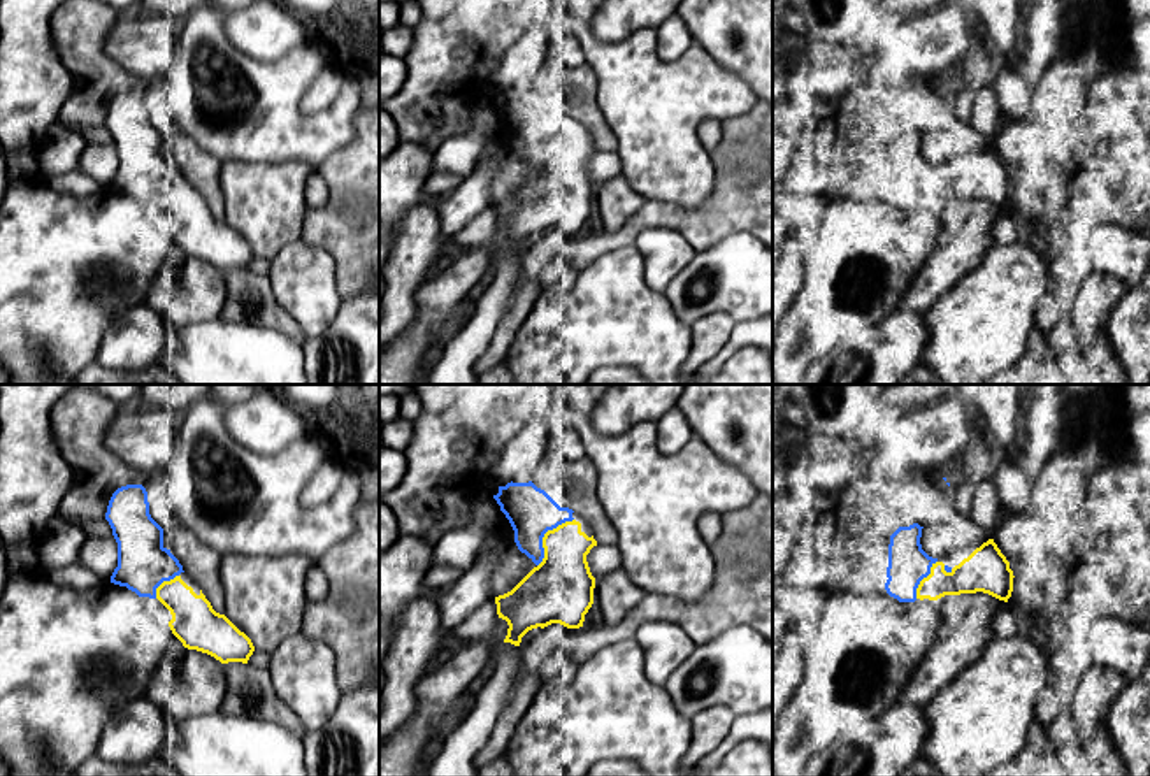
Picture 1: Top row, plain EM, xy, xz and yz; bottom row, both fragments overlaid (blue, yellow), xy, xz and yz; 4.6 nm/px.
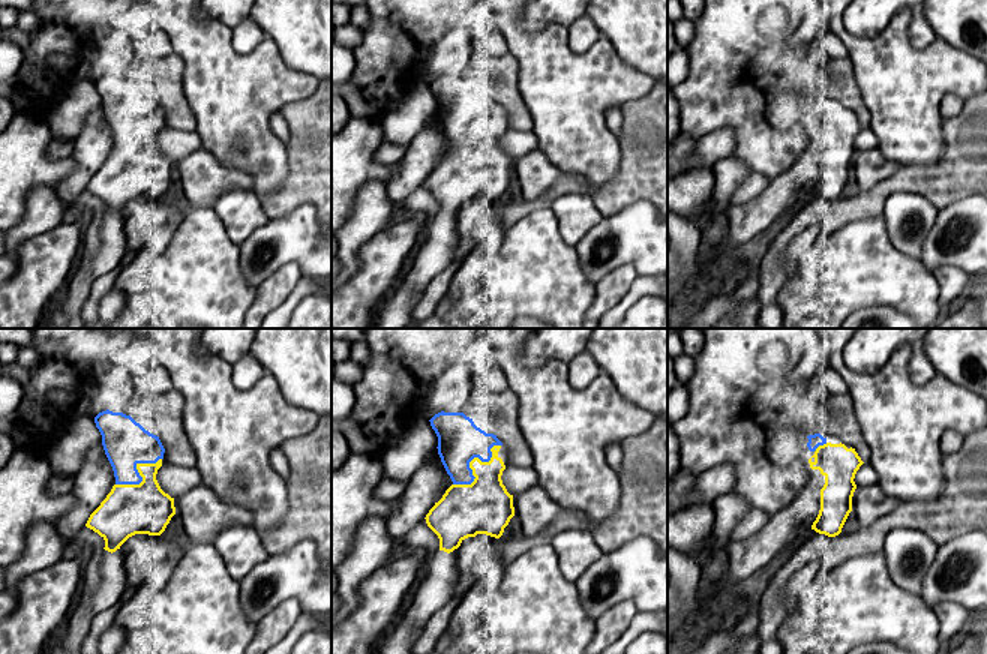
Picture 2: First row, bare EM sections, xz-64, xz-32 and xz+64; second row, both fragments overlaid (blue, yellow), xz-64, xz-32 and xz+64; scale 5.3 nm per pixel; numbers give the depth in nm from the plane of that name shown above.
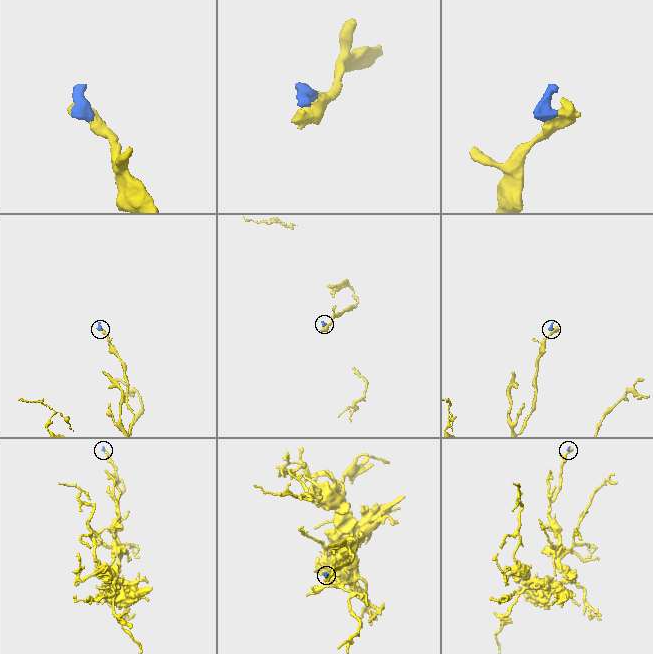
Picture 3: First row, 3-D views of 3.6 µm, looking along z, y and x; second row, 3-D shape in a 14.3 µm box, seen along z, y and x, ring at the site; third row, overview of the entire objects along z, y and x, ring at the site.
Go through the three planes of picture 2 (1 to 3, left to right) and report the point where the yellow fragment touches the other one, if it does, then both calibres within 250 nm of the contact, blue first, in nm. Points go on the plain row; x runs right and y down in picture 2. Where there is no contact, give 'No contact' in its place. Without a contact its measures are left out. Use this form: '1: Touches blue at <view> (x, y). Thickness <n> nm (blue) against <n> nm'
1: Touches blue at xz-64 (138, 138). Thickness 240 nm (blue) against 280 nm
2: Touches blue at xz-32 (470, 125). Thickness 240 nm (blue) against 280 nm
3: Touches blue at xz+64 (821, 108). Thickness 70 nm (blue) against 200 nm

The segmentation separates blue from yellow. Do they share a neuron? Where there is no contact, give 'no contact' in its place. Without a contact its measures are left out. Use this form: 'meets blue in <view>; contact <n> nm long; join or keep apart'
meets blue in xz; contact 280 nm long; join

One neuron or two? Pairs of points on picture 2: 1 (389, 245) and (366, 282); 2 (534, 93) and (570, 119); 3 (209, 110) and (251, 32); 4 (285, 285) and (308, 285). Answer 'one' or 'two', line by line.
1: one
2: one
3: two
4: two

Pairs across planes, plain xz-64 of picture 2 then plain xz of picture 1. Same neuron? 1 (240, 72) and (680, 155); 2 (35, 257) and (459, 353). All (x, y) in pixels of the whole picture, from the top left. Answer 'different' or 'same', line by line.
1: same
2: different

